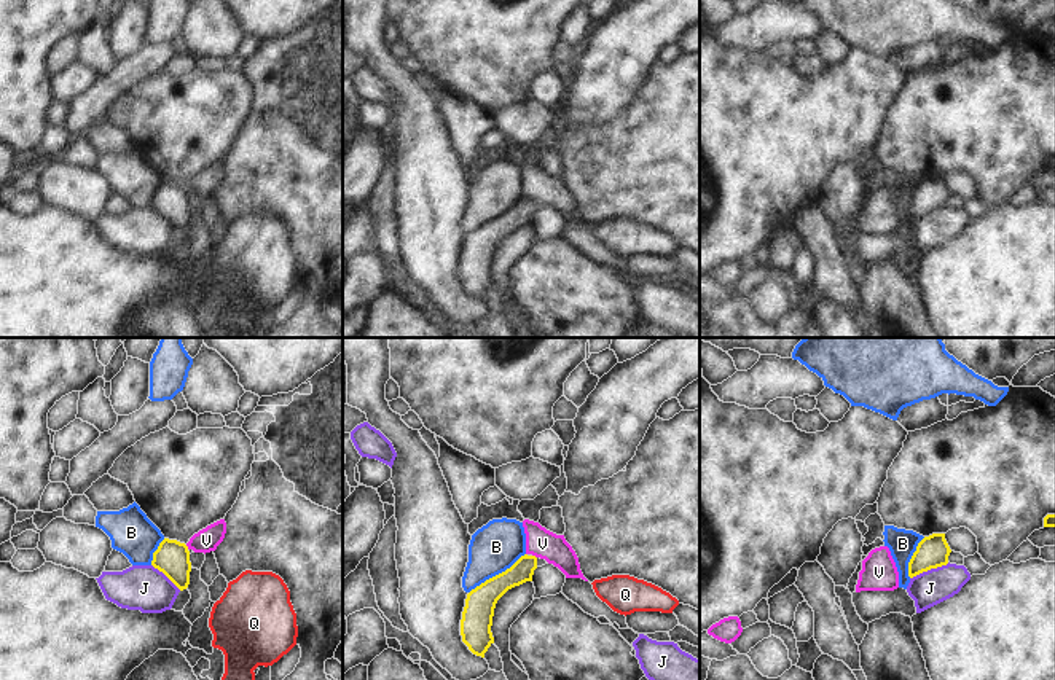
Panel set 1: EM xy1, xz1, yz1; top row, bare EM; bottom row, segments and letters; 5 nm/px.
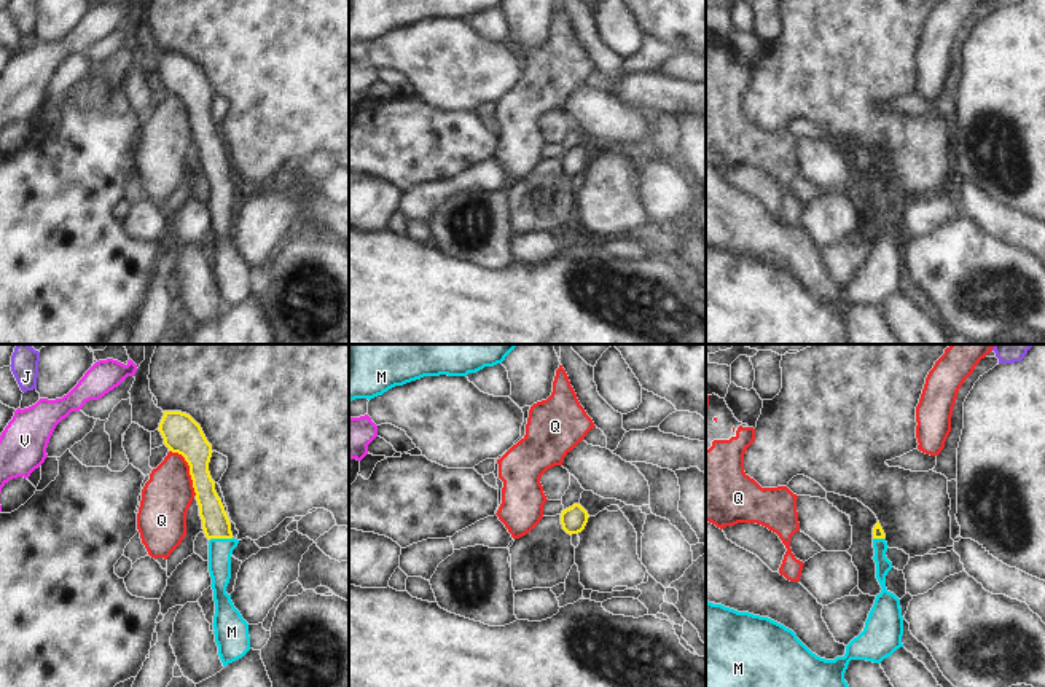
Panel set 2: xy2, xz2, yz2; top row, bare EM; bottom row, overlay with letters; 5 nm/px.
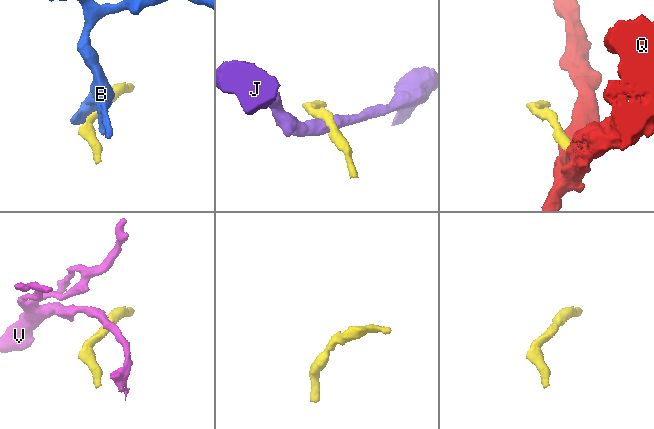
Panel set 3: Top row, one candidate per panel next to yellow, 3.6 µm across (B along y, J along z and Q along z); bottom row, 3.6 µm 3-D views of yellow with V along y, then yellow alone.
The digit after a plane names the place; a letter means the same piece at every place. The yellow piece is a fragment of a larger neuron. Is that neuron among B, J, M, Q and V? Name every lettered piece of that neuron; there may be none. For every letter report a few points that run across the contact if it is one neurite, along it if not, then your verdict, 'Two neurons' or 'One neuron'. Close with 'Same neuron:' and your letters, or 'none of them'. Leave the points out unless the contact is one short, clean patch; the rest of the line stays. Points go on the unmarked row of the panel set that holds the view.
B: Two neurons
J: Line: yz1 (949, 206), (923, 214), (910, 222). Two neurons
M: One neuron
Q: Two neurons
V: Line: xy1 (185, 188), (188, 191). Two neurons
Same neuron: M

